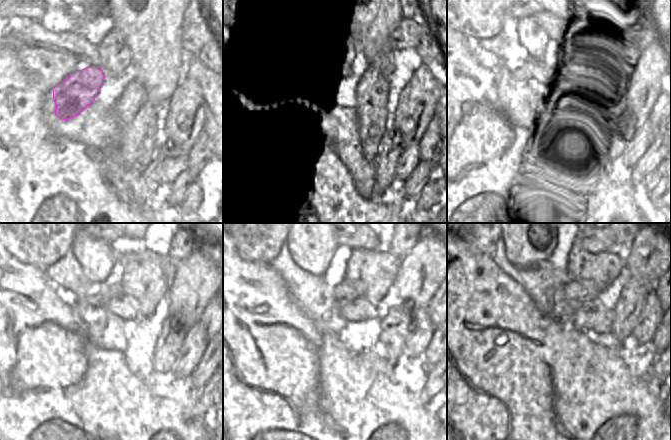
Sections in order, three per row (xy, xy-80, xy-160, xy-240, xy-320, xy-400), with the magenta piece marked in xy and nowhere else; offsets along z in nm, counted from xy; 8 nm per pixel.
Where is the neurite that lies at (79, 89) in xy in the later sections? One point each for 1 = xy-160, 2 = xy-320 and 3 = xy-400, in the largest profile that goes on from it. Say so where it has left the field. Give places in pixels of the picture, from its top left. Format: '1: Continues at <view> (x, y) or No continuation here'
1: Continues at xy-160 (539, 79)
2: Continues at xy-320 (347, 290)
3: Continues at xy-400 (578, 289).

